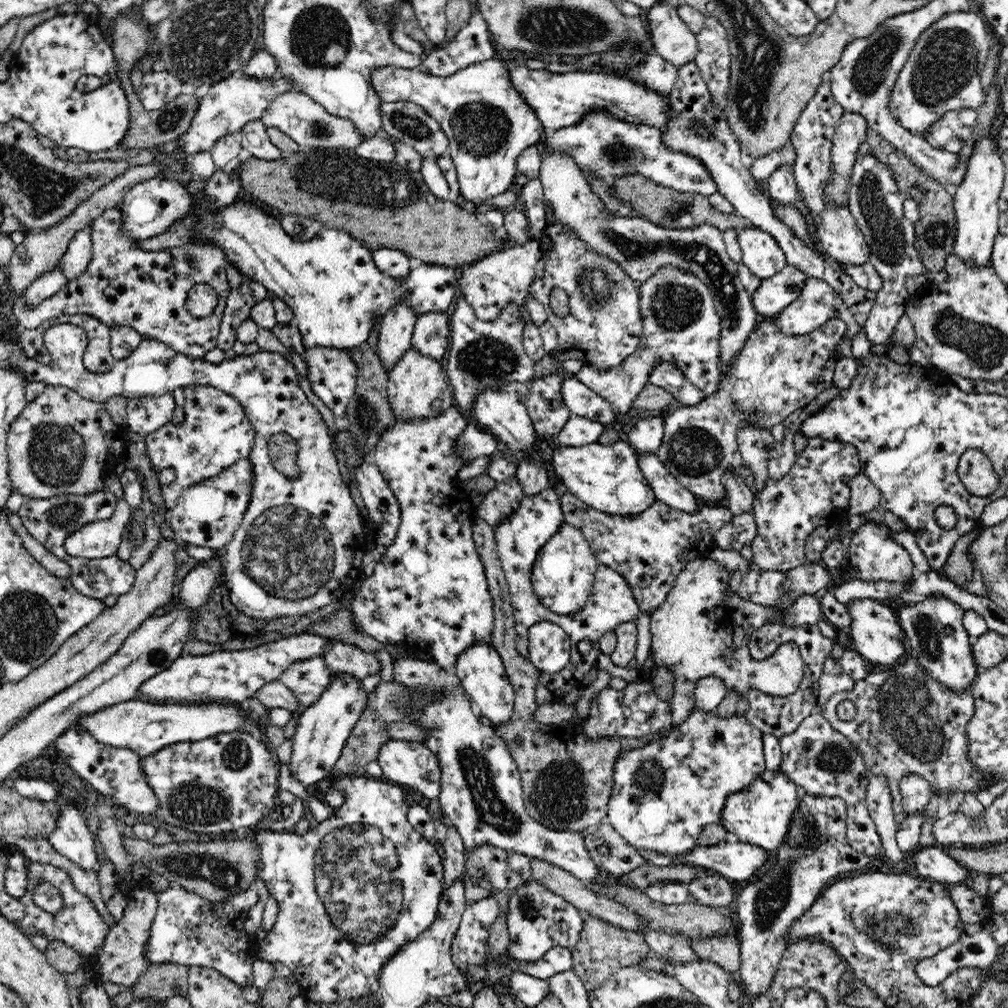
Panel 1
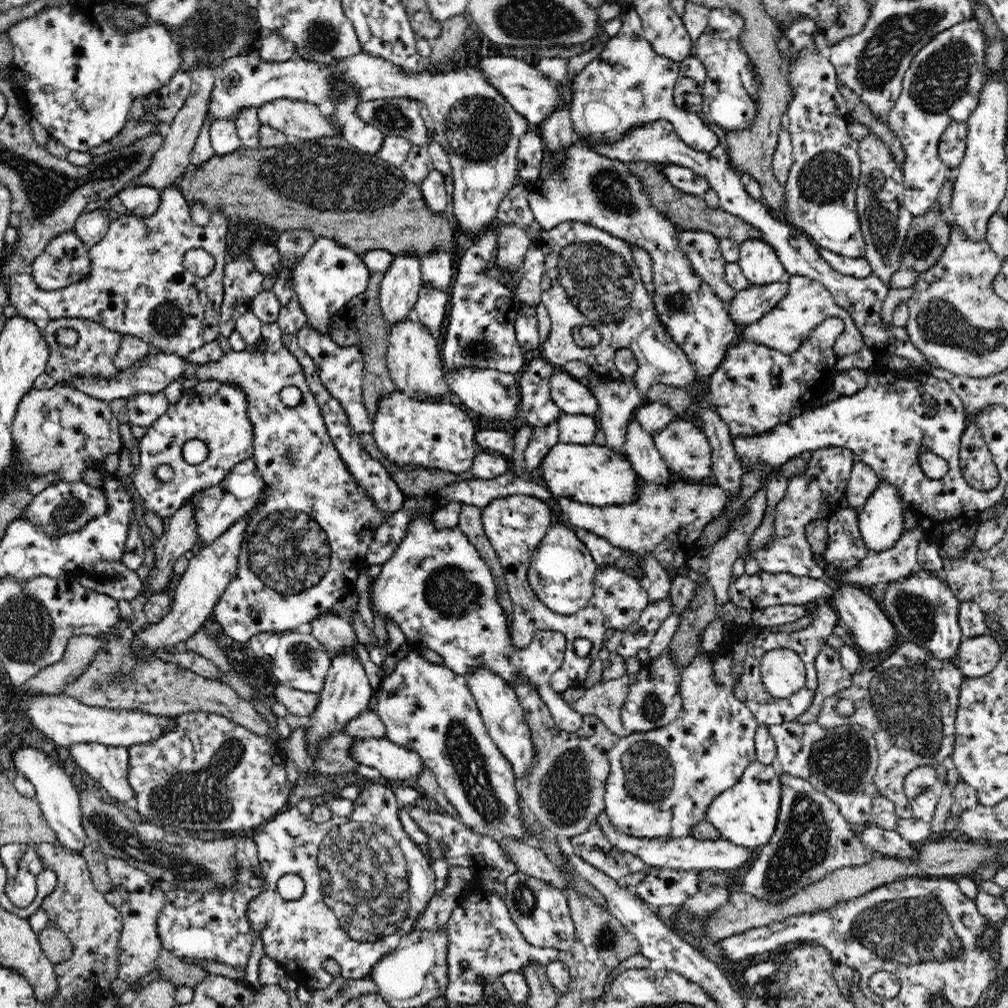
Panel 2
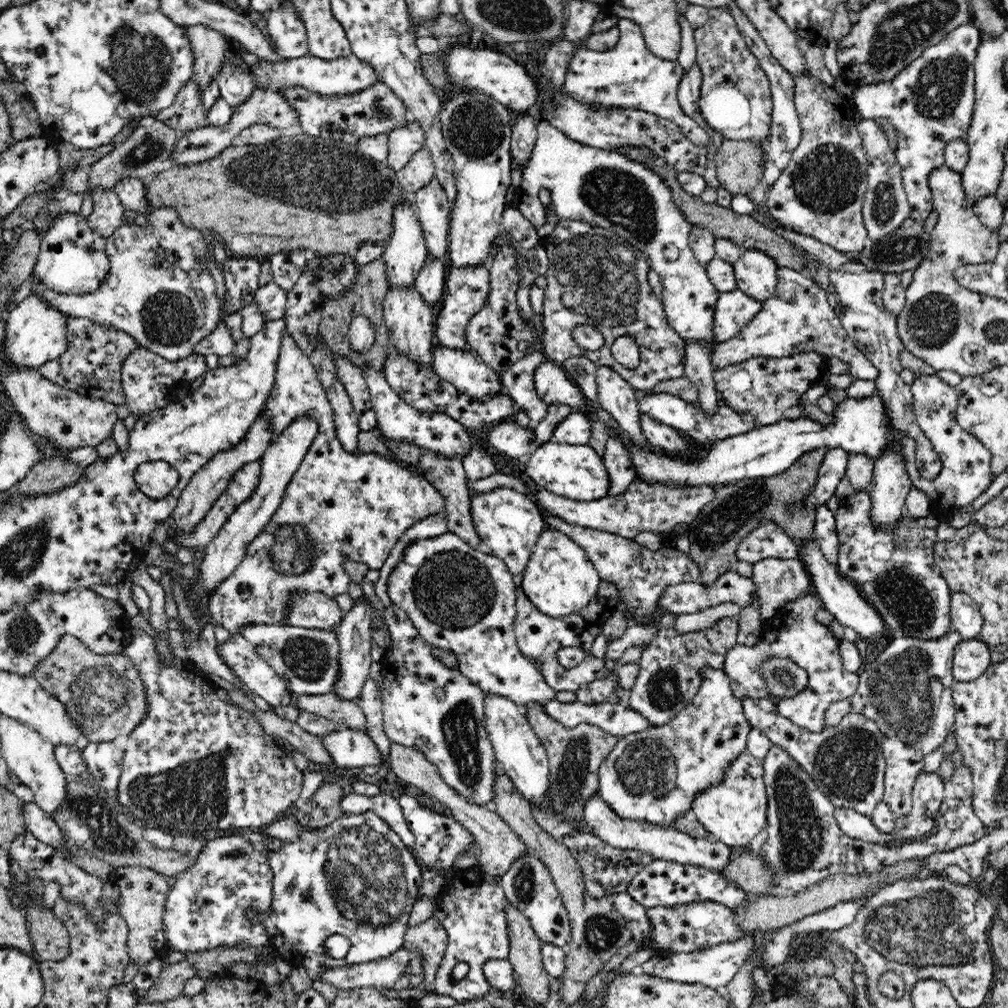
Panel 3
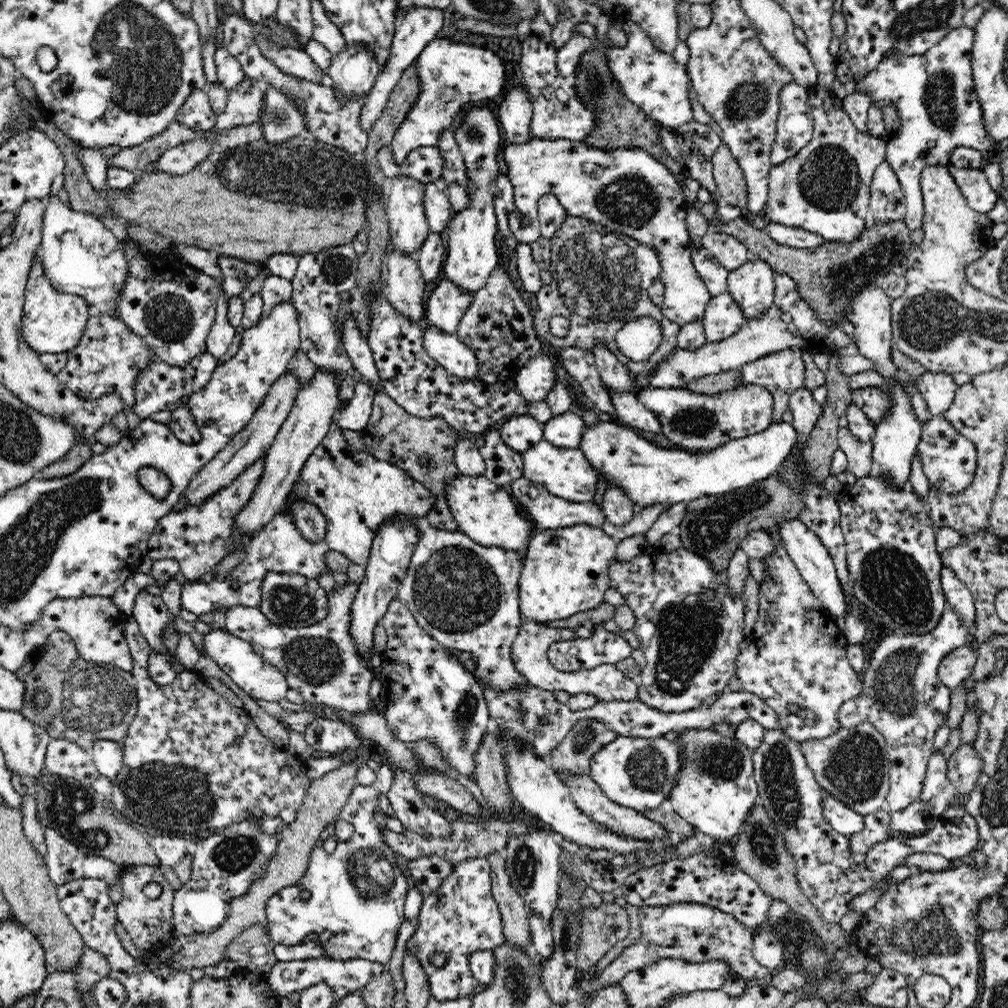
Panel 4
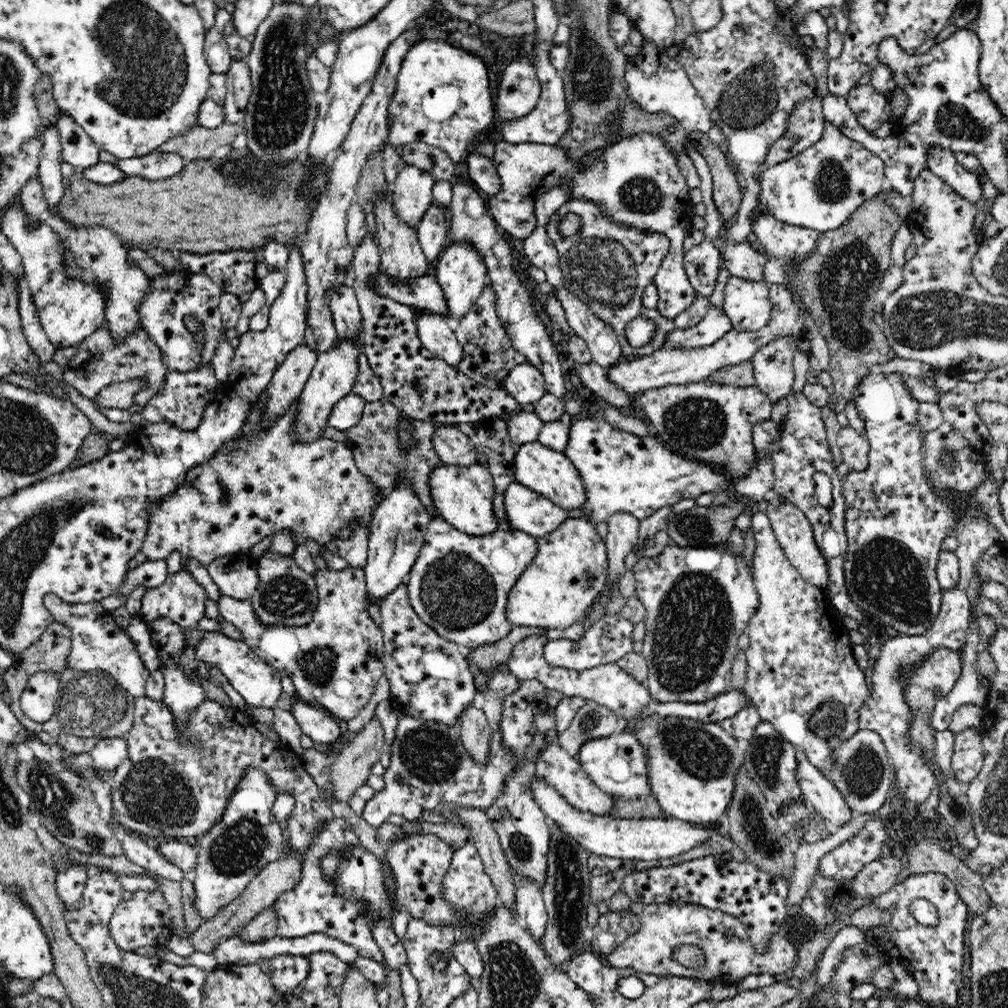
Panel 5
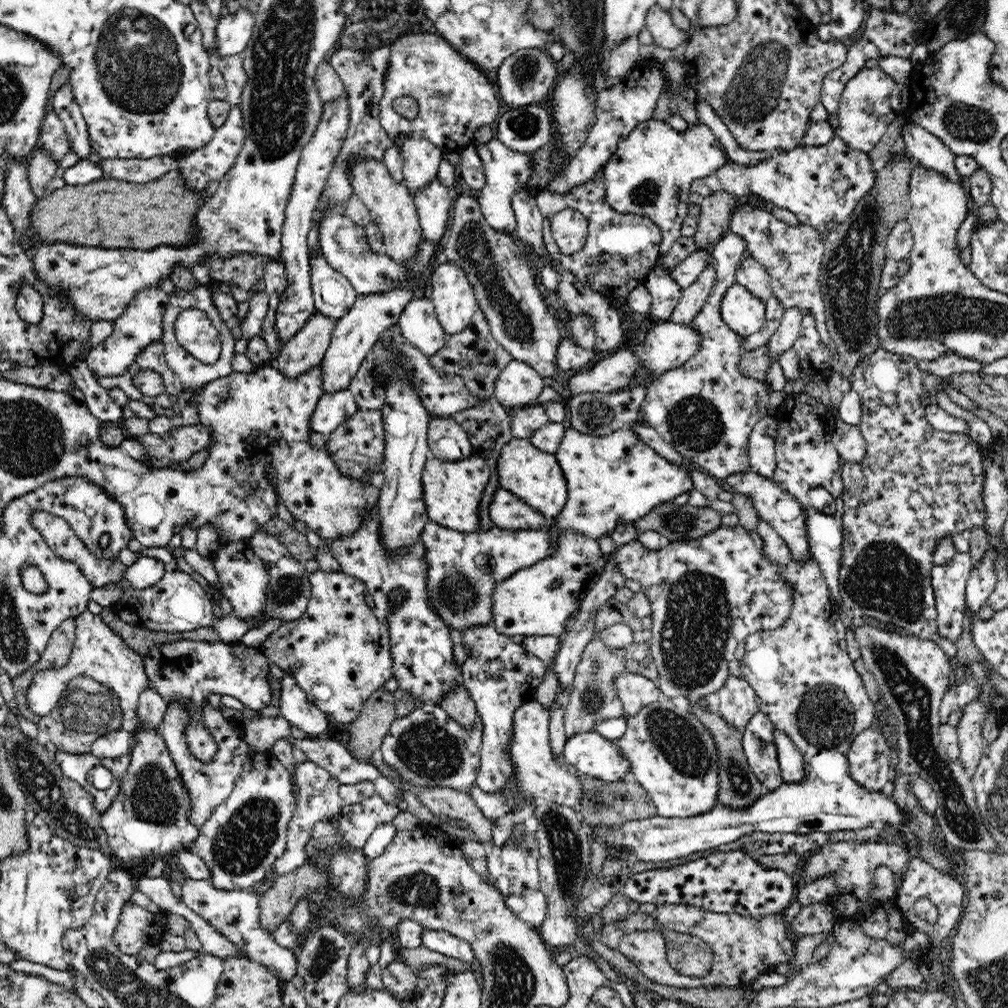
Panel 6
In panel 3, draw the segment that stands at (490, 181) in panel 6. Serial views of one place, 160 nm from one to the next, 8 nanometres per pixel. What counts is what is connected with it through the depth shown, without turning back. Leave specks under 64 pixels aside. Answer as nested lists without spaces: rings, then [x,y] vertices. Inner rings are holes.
[[[544,120],[538,123],[537,139],[532,154],[529,154],[527,163],[523,167],[518,167],[522,170],[522,181],[517,189],[514,205],[520,214],[534,225],[534,228],[540,228],[546,221],[547,208],[538,197],[538,192],[546,188],[551,194],[551,208],[559,219],[590,223],[621,236],[640,249],[648,257],[651,268],[660,277],[663,286],[660,299],[668,324],[685,343],[696,341],[714,347],[716,342],[713,337],[713,322],[719,292],[710,282],[705,268],[697,262],[690,248],[689,234],[693,224],[680,212],[678,205],[672,199],[670,187],[664,183],[660,175],[656,174],[656,171],[638,161],[630,160],[620,152],[572,140]]]

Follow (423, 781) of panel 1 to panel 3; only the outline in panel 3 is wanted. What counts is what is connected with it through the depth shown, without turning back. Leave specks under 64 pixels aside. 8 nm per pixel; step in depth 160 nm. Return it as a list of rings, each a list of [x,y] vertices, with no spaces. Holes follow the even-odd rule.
[[[343,727],[321,736],[324,749],[330,753],[335,766],[364,768],[364,766],[389,767],[389,756],[383,758],[378,747],[366,732]]]

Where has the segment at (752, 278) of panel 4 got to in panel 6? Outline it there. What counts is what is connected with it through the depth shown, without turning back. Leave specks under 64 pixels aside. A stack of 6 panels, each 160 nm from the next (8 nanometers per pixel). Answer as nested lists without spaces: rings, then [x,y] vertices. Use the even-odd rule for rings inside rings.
[[[734,283],[728,288],[720,308],[725,324],[740,337],[750,336],[764,326],[765,302],[741,284]]]

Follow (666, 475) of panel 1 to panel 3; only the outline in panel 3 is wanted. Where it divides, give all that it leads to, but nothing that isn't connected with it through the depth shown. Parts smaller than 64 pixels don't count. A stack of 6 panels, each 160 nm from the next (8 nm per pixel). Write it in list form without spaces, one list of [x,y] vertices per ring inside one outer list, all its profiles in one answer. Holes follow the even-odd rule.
[[[608,366],[597,367],[596,384],[598,401],[630,437],[629,444],[644,450],[651,449],[645,445],[647,438],[639,423],[641,410],[634,387]]]

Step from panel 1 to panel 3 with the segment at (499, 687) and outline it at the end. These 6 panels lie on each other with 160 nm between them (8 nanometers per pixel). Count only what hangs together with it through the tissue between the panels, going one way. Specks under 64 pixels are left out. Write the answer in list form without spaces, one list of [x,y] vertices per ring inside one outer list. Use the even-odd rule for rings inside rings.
[[[484,694],[484,721],[491,741],[495,757],[505,773],[510,777],[516,790],[531,804],[540,808],[548,808],[550,801],[546,799],[546,790],[550,784],[548,757],[544,746],[536,732],[528,722],[523,707],[496,694]]]

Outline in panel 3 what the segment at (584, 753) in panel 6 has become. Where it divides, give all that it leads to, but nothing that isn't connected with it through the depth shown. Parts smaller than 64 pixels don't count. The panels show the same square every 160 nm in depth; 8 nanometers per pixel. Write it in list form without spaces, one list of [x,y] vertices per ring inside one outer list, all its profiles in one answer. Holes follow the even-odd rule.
[[[709,666],[702,668],[702,684],[688,706],[662,726],[628,734],[620,738],[614,749],[599,766],[600,797],[624,819],[650,821],[652,824],[673,826],[674,820],[691,811],[691,802],[700,791],[719,783],[724,771],[742,752],[747,751],[748,735],[752,725],[743,713],[741,700],[732,695],[731,678],[722,670]]]

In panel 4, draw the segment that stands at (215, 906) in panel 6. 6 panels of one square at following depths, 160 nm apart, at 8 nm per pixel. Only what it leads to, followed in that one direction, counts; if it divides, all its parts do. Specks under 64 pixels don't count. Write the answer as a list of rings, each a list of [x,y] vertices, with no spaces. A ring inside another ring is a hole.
[[[320,958],[292,962],[278,961],[274,964],[274,967],[270,970],[270,974],[268,974],[266,978],[270,989],[272,989],[280,998],[288,997],[288,995],[293,992],[301,992],[314,984],[326,982],[328,986],[334,990],[334,993],[339,1000],[344,998],[344,996],[352,994],[352,992],[360,991],[387,970],[387,966],[363,959],[342,961]]]

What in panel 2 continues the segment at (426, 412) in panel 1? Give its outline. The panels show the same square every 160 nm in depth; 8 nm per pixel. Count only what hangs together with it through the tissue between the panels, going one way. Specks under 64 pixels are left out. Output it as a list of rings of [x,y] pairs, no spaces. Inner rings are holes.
[[[408,316],[390,326],[387,350],[390,379],[398,391],[416,401],[431,402],[450,393],[445,379],[445,366],[438,348],[438,339],[424,327],[420,319]]]

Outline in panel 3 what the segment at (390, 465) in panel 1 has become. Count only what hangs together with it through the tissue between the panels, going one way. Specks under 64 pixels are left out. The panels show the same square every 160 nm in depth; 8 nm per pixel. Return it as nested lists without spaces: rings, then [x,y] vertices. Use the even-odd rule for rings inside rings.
[[[372,365],[363,366],[363,375],[369,388],[372,408],[376,413],[377,429],[381,431],[383,438],[414,443],[418,447],[444,455],[446,459],[451,459],[456,455],[463,458],[472,448],[468,430],[451,416],[443,412],[420,412],[412,408],[392,390],[385,379],[385,374]],[[453,533],[442,534],[439,538],[421,539],[405,549],[400,562],[392,568],[386,584],[392,604],[408,614],[426,642],[433,647],[452,651],[458,659],[456,668],[472,684],[479,686],[487,694],[503,696],[522,707],[527,702],[543,705],[556,699],[556,690],[546,684],[540,674],[539,664],[526,658],[518,648],[513,629],[517,614],[516,583],[506,563],[498,556],[470,547]]]

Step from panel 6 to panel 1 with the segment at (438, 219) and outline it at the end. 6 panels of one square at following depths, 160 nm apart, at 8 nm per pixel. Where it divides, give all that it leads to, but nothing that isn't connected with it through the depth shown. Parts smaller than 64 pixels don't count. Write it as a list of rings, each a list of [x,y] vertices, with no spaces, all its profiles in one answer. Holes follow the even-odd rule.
[[[424,313],[417,316],[411,346],[428,355],[430,359],[441,361],[449,350],[450,323],[446,313]]]

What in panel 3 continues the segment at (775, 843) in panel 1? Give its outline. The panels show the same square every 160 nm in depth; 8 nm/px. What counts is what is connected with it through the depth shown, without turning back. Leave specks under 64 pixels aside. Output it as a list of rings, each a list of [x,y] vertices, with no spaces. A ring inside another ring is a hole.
[[[742,752],[724,771],[723,779],[706,790],[700,791],[691,802],[691,811],[703,824],[708,836],[716,838],[730,847],[750,847],[750,840],[758,836],[767,824],[768,797],[763,779],[763,761]]]

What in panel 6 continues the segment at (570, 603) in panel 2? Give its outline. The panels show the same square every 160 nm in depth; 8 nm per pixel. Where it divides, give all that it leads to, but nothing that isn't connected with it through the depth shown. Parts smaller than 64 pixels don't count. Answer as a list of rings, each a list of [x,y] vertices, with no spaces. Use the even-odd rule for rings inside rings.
[[[563,531],[558,549],[528,568],[517,570],[499,582],[492,593],[492,620],[501,635],[555,636],[564,632],[564,622],[576,614],[586,593],[604,572],[606,559],[599,542],[578,533]]]

